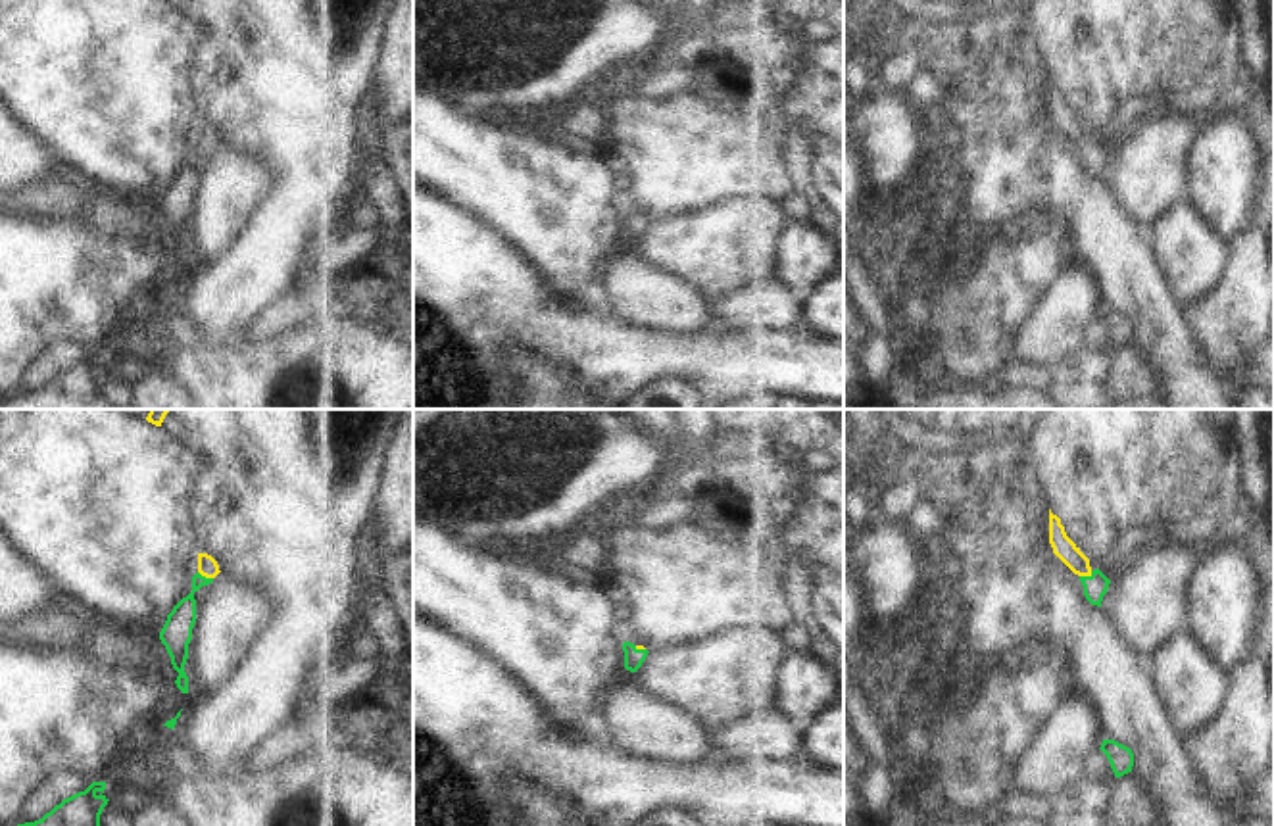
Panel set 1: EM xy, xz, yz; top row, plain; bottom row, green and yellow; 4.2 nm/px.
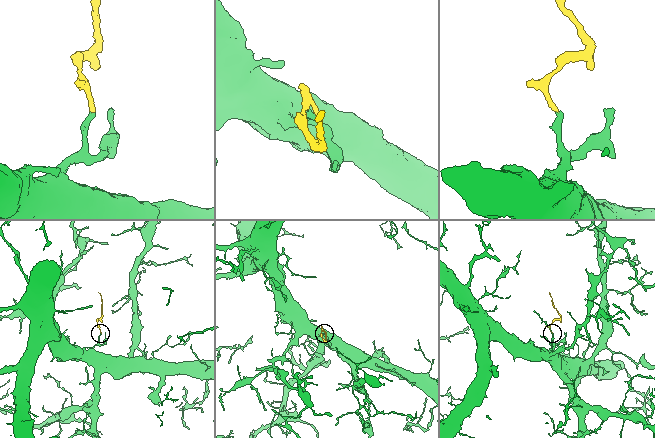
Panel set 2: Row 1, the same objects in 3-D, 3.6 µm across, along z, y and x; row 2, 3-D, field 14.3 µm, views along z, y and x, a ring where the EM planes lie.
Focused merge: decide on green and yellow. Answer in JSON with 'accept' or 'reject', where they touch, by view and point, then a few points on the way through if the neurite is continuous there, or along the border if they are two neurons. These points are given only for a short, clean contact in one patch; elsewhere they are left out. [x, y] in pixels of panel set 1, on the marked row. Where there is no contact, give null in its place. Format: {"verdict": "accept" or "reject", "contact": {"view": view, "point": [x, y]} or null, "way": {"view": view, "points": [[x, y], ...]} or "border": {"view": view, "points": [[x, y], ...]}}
{"verdict": "accept", "contact": {"view": "yz", "point": [1086, 577]}, "way": {"view": "yz", "points": [[1096, 586], [1086, 577], [1063, 546]]}}

